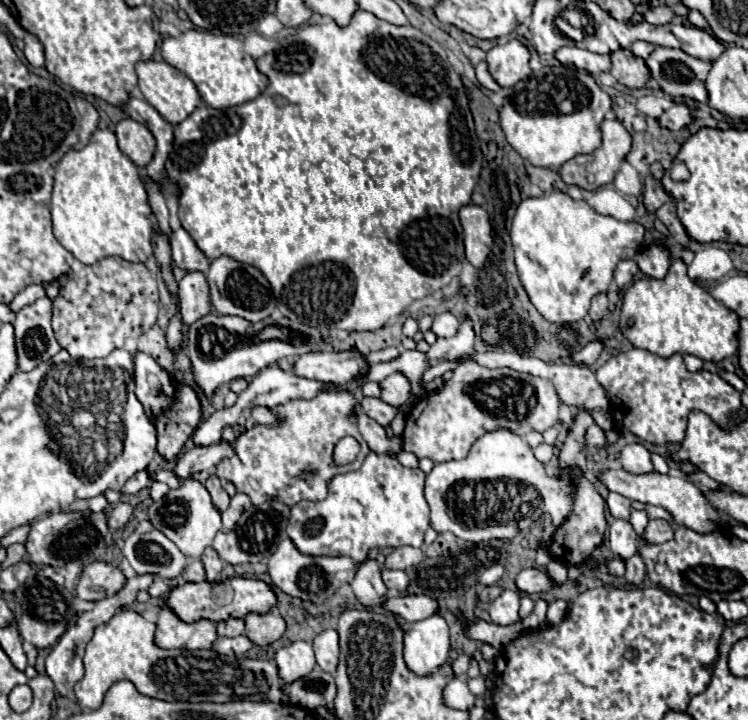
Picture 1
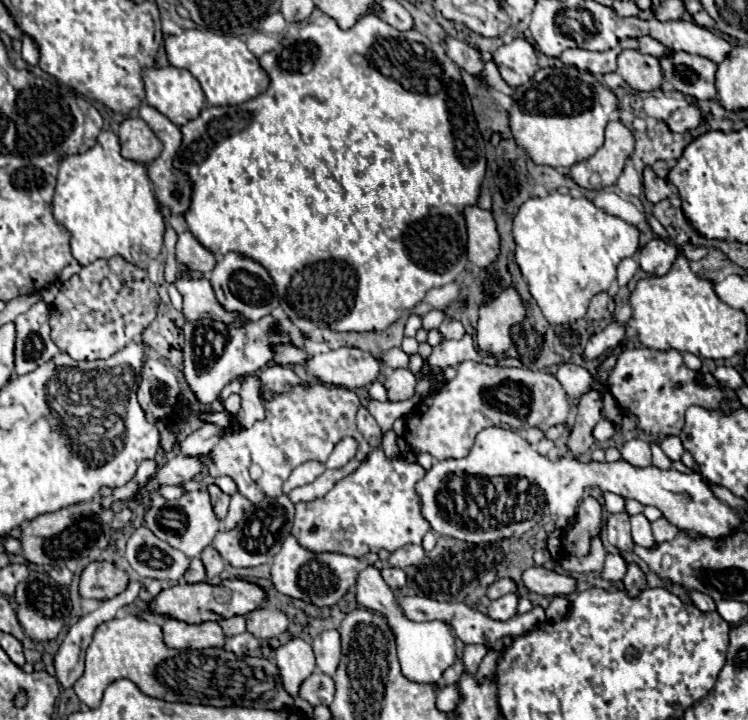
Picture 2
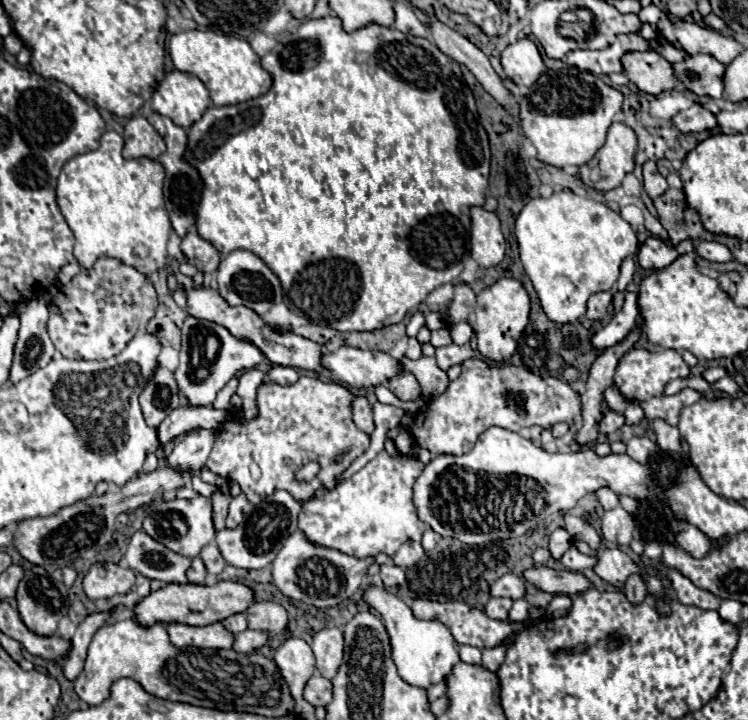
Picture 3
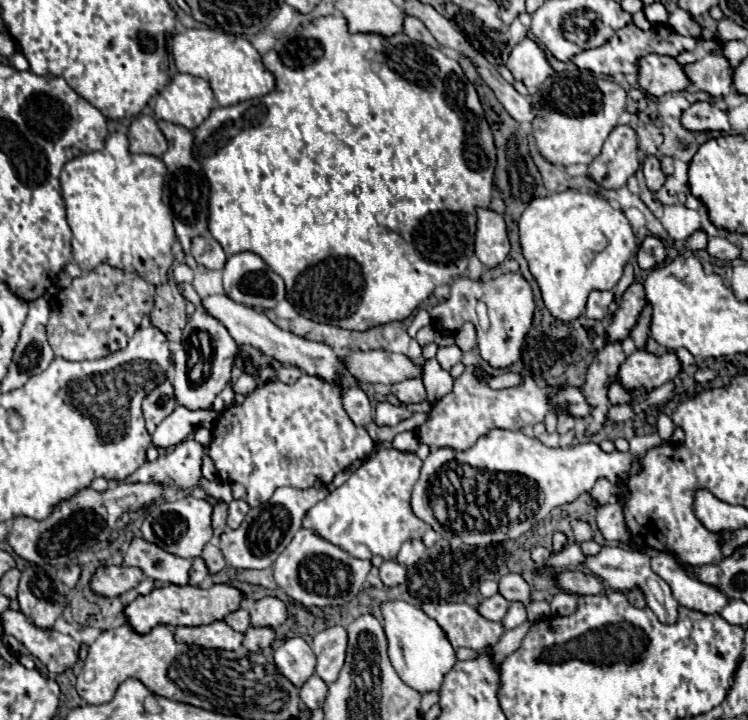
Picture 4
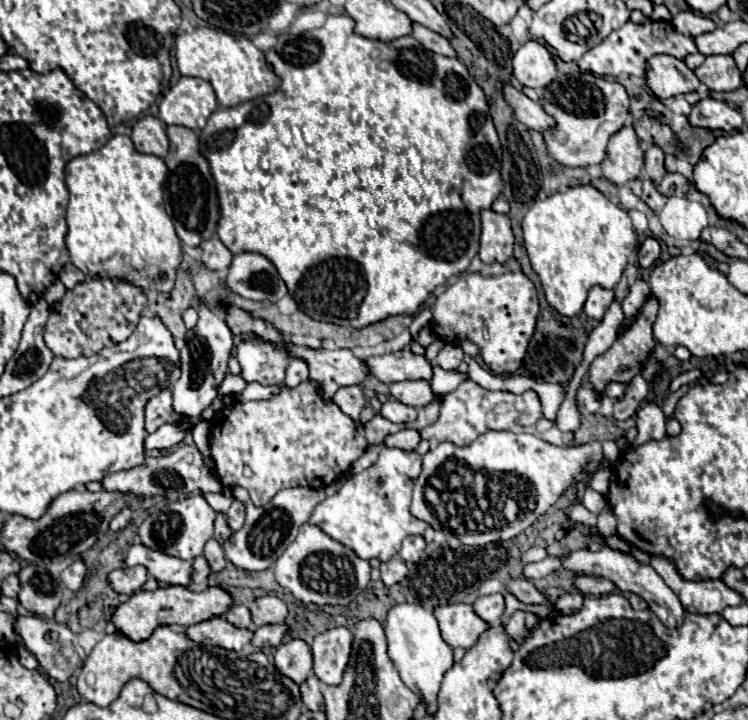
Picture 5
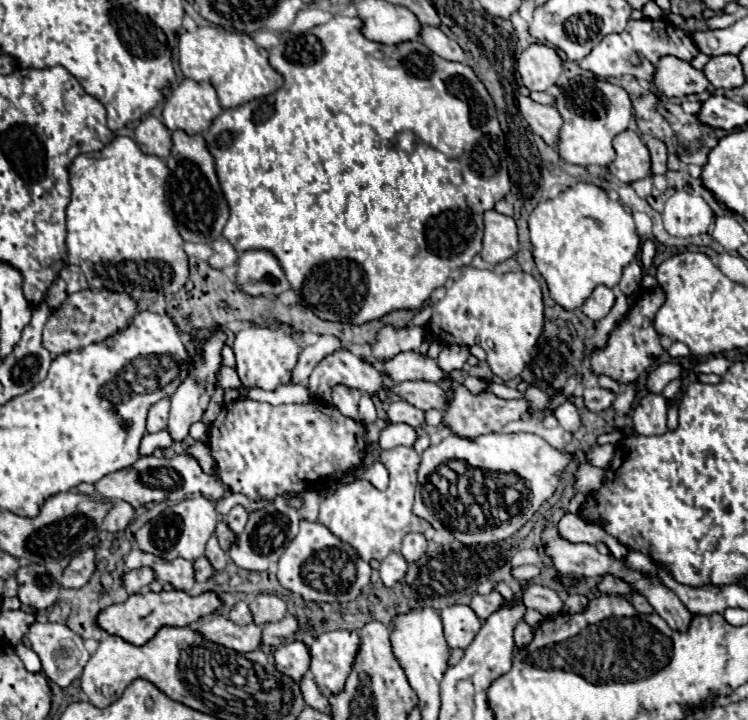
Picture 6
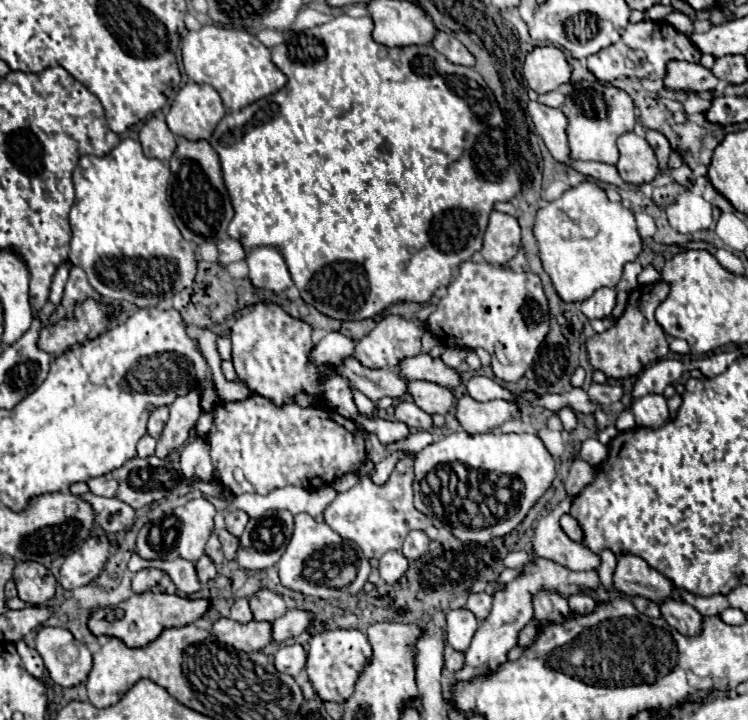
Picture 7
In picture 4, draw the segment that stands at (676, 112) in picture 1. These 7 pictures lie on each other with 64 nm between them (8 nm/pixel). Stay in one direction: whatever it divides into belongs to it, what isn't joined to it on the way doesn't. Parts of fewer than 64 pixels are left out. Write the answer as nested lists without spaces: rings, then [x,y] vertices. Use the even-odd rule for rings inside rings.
[[[694,102],[682,114],[682,126],[696,132],[696,130],[730,130],[730,118],[726,110],[714,106],[714,102]]]

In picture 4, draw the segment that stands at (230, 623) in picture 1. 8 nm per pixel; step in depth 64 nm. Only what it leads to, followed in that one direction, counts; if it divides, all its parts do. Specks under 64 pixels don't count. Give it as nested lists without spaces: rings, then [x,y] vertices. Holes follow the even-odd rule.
[[[238,608],[238,610],[230,612],[230,614],[224,618],[224,622],[226,622],[228,626],[232,626],[234,630],[238,630],[238,632],[246,632],[246,630],[252,626],[250,614],[248,614],[248,610],[244,610],[244,608]]]

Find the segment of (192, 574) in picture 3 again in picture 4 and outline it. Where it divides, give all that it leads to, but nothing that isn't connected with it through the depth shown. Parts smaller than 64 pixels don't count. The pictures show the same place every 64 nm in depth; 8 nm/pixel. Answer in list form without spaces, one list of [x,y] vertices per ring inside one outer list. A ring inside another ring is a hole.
[[[194,558],[194,560],[192,560],[192,568],[190,568],[190,584],[192,584],[192,586],[198,586],[208,574],[210,574],[210,572],[208,572],[204,560],[202,560],[202,558]]]

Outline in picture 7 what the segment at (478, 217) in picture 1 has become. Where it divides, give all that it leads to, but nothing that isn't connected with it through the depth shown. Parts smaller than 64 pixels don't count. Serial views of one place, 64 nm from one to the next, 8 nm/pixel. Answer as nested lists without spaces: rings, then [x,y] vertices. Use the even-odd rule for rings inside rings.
[[[492,212],[484,234],[482,256],[490,264],[506,264],[520,250],[520,224],[514,216]]]

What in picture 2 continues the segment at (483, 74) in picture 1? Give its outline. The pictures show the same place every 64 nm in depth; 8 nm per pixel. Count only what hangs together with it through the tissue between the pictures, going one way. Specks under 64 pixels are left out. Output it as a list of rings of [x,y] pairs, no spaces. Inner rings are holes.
[[[486,62],[486,68],[484,68],[484,80],[486,80],[492,88],[498,88],[500,92],[504,92],[506,95],[512,96],[515,94],[515,88],[508,86],[508,84],[504,82],[504,78],[500,76],[500,72],[498,72],[498,68],[496,68],[494,62]]]

